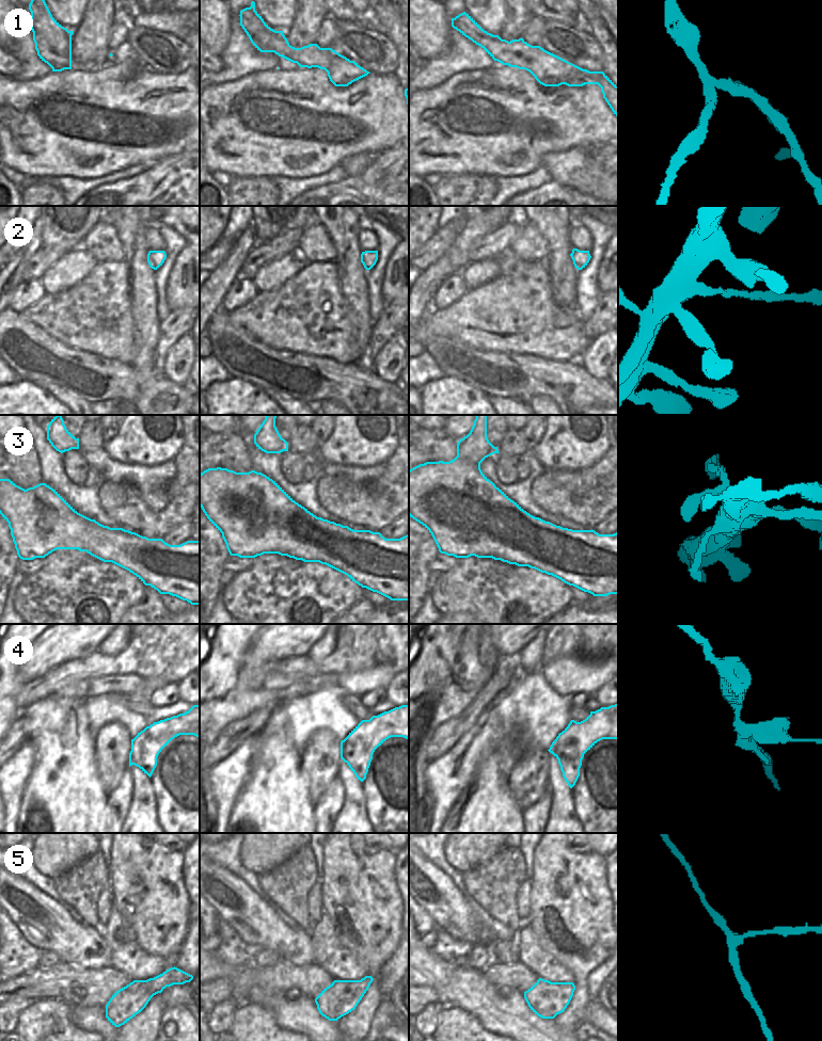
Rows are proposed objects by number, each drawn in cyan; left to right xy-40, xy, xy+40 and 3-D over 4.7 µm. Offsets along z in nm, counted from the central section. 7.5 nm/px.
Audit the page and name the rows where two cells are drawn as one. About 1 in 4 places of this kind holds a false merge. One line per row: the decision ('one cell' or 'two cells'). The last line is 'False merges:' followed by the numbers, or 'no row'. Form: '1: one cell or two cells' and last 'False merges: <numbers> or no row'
1: two cells
2: two cells
3: one cell
4: two cells
5: one cell
False merges: 1, 2, 4

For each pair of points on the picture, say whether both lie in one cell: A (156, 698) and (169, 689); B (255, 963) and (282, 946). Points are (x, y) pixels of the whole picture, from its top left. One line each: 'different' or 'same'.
A: same
B: different

